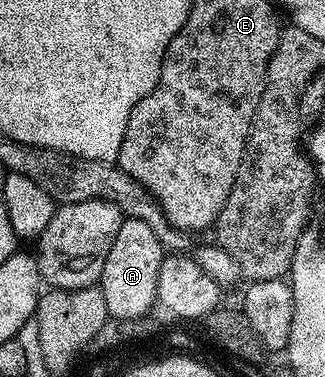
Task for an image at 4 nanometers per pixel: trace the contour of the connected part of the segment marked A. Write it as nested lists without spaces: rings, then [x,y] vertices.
[[[125,217],[119,227],[119,235],[115,235],[115,243],[111,243],[111,251],[107,251],[107,263],[103,263],[99,288],[103,295],[103,303],[107,303],[110,318],[115,321],[138,322],[146,316],[152,305],[158,304],[157,280],[159,267],[167,251],[155,239],[155,231],[134,217]]]

